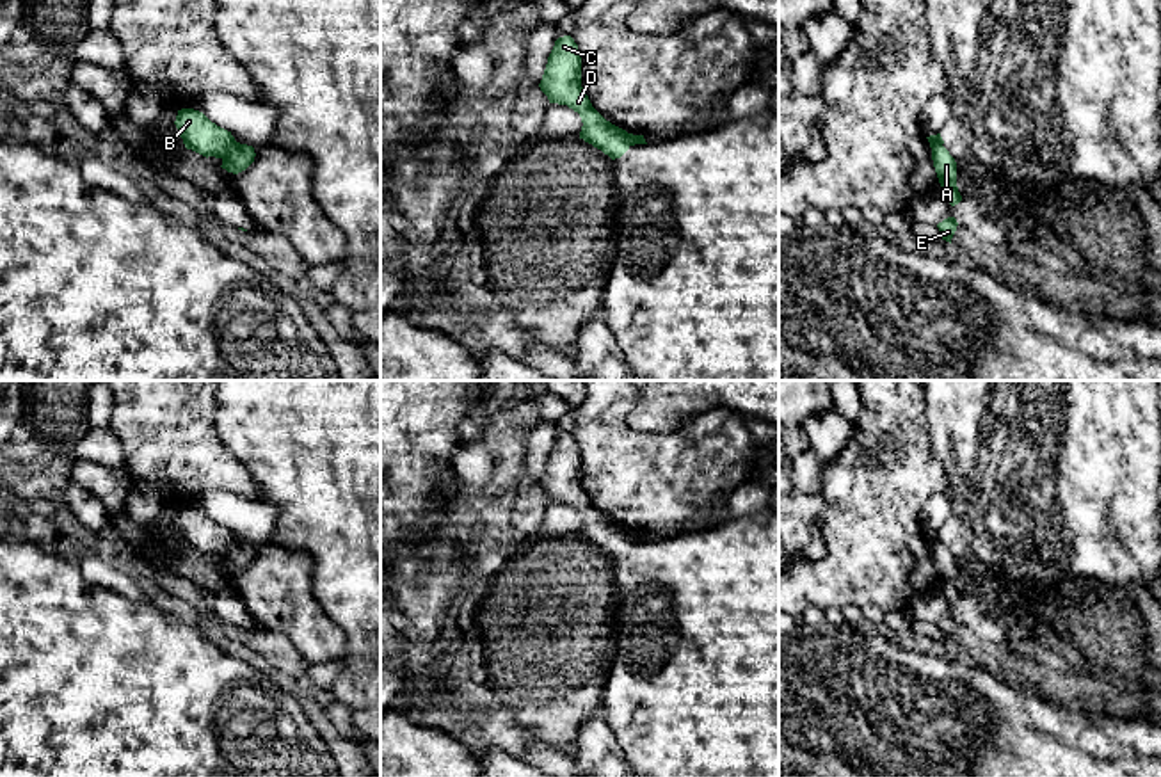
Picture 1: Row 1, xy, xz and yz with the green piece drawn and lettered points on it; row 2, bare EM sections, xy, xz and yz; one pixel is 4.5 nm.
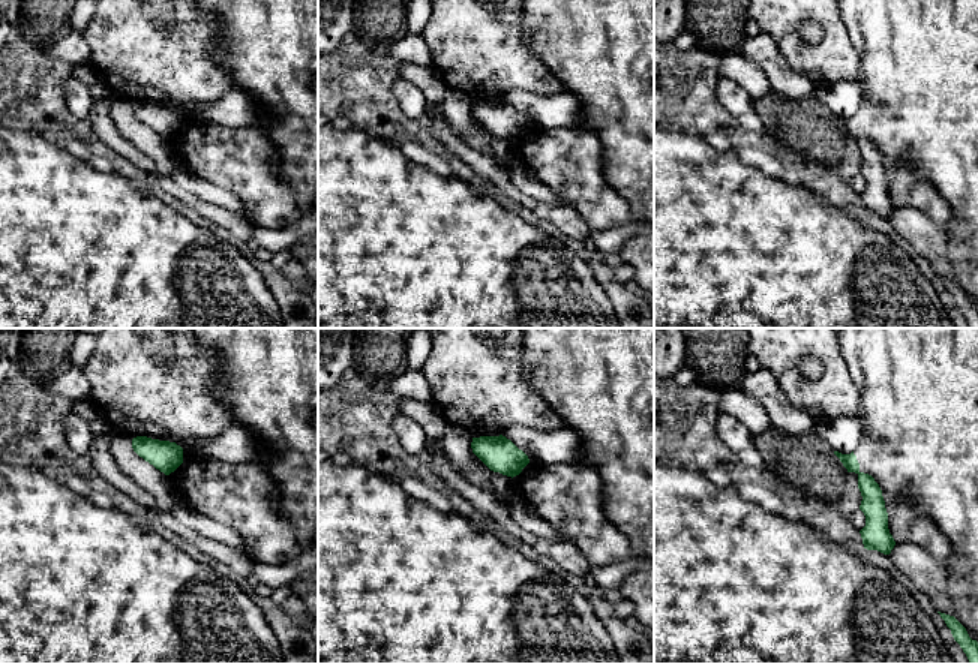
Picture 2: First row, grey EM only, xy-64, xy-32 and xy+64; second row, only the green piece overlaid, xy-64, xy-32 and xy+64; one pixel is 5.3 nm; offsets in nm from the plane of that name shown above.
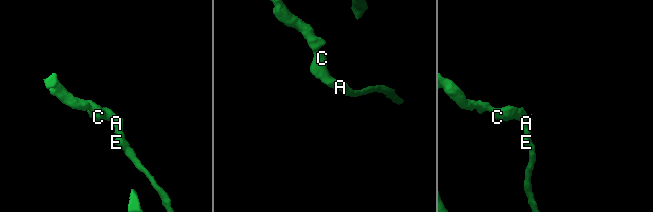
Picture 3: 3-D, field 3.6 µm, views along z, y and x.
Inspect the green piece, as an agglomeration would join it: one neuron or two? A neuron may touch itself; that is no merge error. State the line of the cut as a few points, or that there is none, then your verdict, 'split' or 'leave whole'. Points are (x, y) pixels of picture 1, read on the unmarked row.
cut xy (235, 539), (221, 555); split

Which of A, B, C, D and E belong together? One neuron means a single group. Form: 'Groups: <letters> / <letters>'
Groups: A E / B C D

